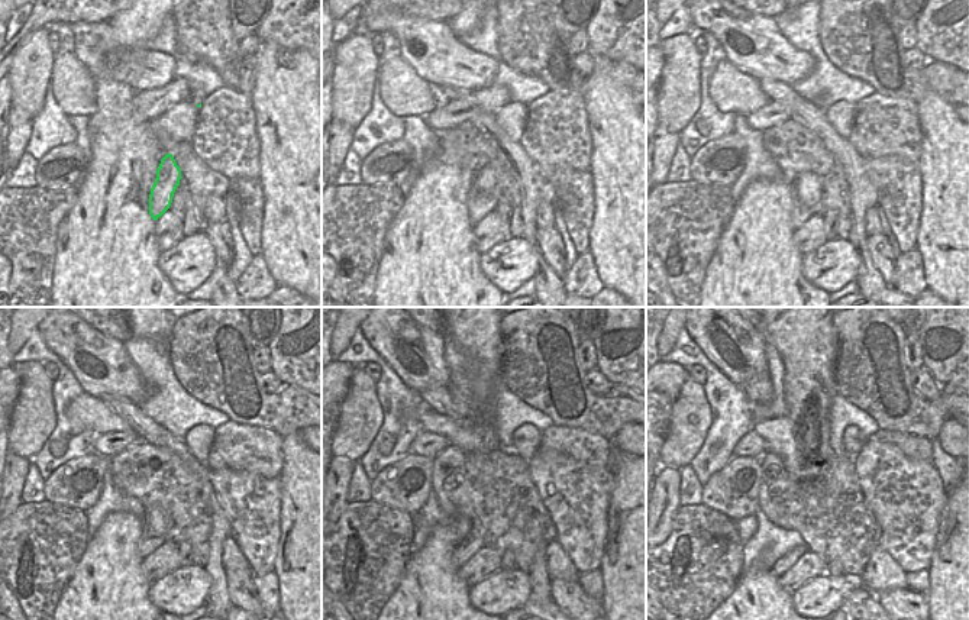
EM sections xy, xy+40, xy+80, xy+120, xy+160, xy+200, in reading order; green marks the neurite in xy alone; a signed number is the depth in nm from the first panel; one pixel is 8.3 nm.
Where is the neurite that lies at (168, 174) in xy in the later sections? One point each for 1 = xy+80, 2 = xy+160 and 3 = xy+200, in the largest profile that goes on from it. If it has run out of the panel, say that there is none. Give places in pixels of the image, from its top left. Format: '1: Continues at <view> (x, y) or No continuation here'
1: Continues at xy+80 (804, 204)
2: Continues at xy+160 (470, 546)
3: Continues at xy+200 (787, 561)

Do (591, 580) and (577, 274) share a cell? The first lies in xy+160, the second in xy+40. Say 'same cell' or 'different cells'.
same cell

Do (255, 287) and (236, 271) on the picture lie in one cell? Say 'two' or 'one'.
two

